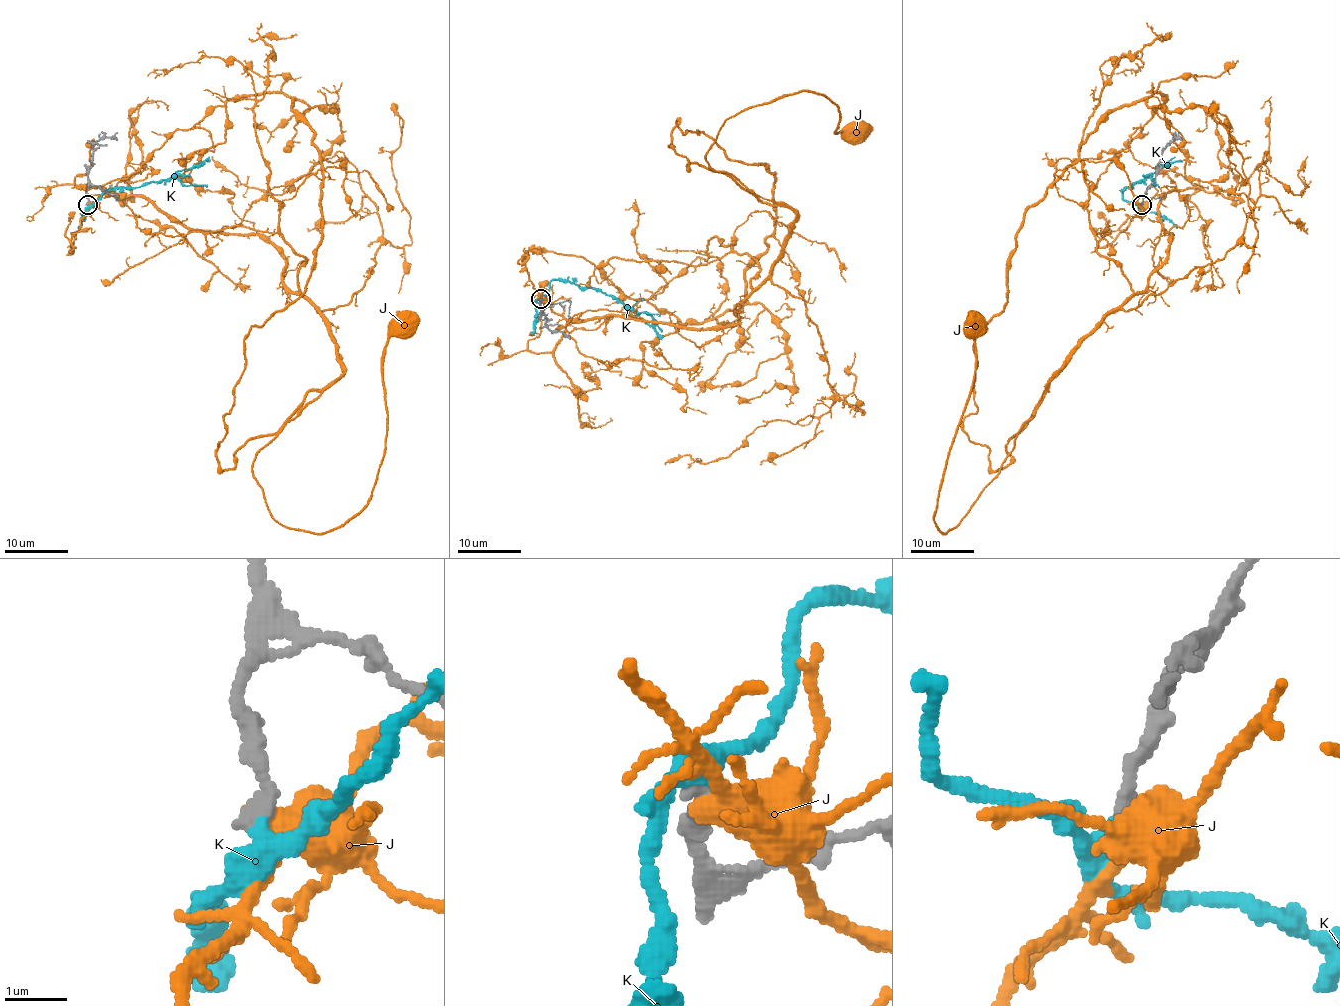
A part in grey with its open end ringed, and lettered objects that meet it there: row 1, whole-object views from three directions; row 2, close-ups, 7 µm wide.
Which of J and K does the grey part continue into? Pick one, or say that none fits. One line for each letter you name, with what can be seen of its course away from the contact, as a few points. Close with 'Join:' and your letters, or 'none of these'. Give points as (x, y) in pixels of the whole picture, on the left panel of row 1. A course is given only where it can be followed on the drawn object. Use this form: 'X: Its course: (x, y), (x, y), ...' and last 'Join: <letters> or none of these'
K: Its course: (88, 204), (91, 205), (110, 190), (166, 182), (179, 171), (209, 161)
Join: K

